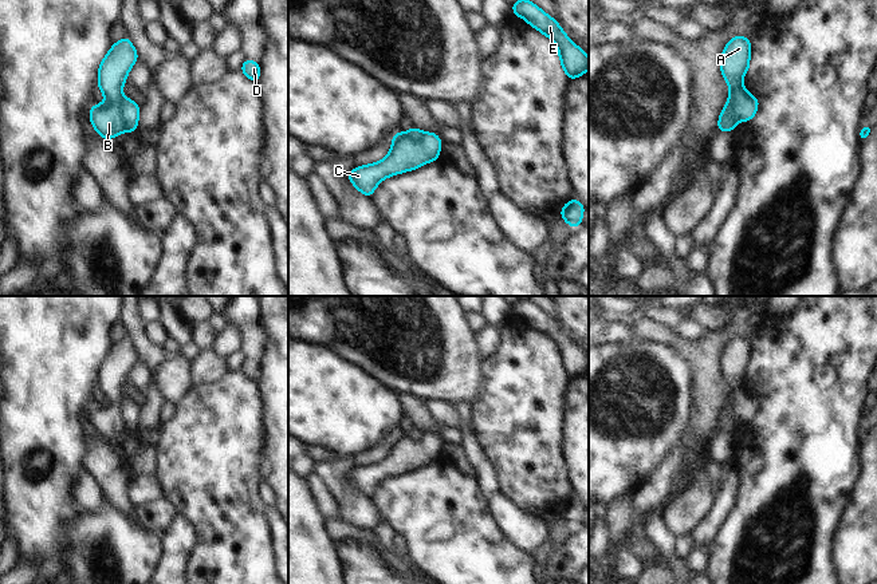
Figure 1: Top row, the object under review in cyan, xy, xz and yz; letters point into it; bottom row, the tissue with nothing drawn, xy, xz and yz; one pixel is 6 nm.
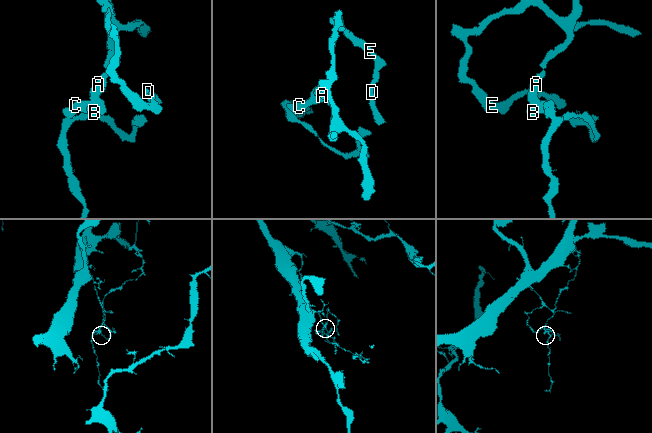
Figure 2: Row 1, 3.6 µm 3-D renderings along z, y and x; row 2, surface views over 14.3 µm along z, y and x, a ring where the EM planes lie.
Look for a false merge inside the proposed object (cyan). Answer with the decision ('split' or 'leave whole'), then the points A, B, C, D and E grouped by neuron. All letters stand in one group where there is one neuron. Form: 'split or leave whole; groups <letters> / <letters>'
split; groups A B D E / C

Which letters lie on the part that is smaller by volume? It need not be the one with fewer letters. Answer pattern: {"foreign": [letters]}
{"foreign": ["C"]}

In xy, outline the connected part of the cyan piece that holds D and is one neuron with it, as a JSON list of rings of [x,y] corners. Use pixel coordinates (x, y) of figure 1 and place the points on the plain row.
[[[245,359],[241,370],[240,370],[247,378],[249,378],[253,382],[259,382],[260,379],[260,364],[251,360],[251,359]]]

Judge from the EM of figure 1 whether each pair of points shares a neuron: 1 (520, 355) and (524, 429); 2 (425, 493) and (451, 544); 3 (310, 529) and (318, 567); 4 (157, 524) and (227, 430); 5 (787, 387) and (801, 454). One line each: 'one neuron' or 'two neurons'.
1: one neuron
2: one neuron
3: one neuron
4: two neurons
5: one neuron

